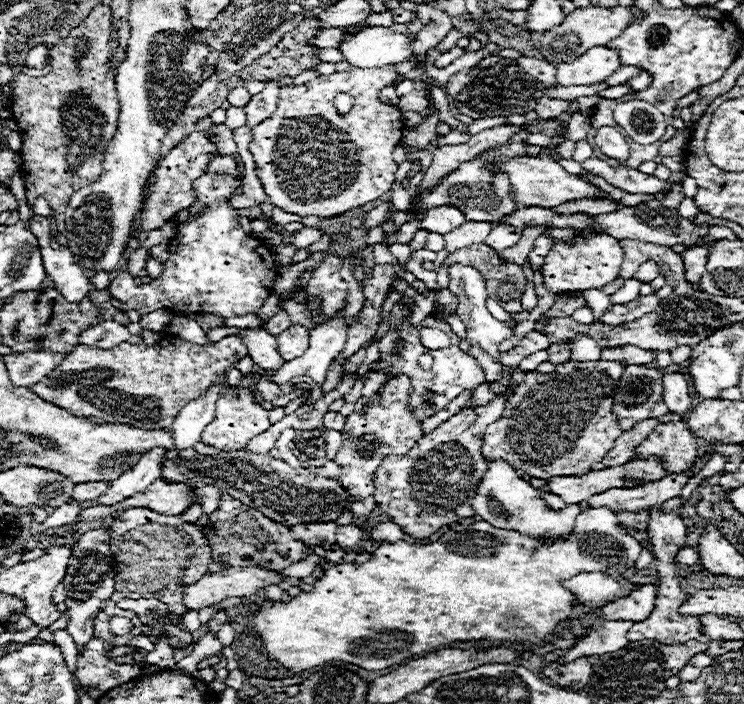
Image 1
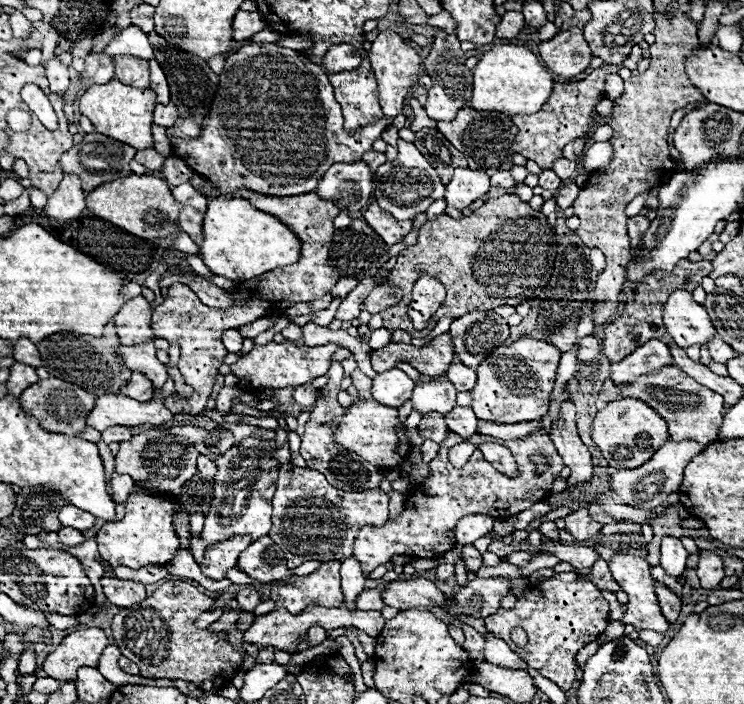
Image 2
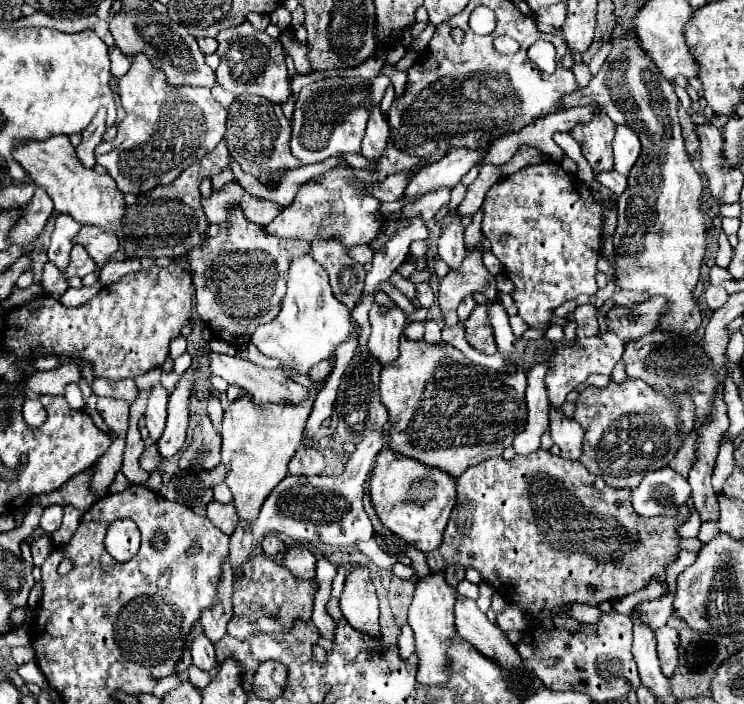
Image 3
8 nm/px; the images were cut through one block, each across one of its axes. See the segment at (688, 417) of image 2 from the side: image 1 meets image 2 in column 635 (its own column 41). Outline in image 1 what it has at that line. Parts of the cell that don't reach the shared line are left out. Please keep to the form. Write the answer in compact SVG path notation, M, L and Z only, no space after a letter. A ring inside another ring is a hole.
M164 336L154 346L122 342L112 350L80 344L46 380L30 390L74 416L96 416L104 422L168 430L188 402L200 398L216 382L216 376L224 374L246 354L246 346L238 336L226 336L208 346L198 346L176 336Z

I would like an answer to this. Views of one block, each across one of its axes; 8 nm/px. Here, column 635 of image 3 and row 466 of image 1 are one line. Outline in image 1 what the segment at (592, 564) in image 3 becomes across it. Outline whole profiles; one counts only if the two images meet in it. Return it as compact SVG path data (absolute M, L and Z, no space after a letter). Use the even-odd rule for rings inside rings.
M608 360L566 362L552 374L528 372L510 396L504 416L486 428L482 456L488 462L504 460L514 470L542 480L592 472L592 466L604 458L620 436L612 406L614 390L626 368L620 362L608 362L610 366L600 362Z

